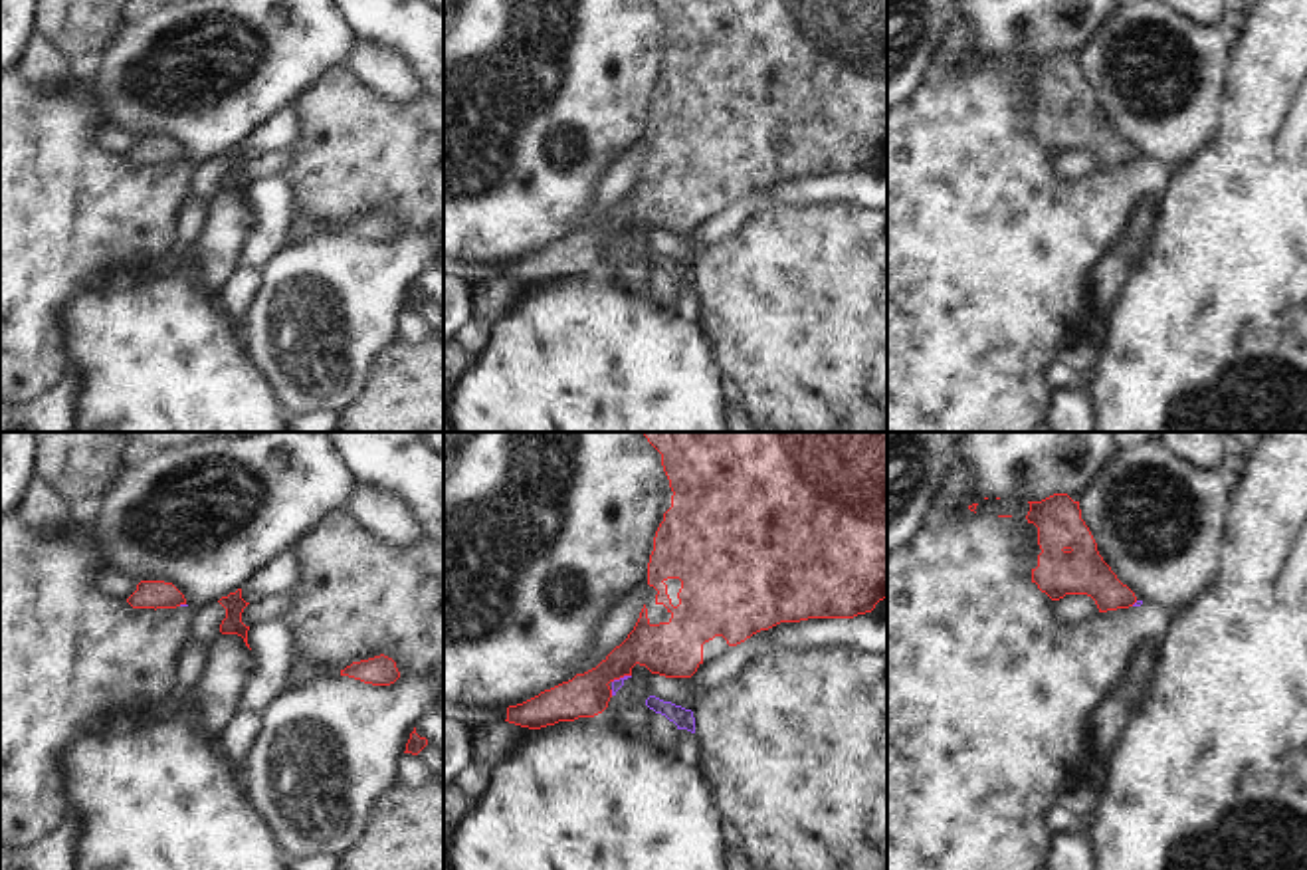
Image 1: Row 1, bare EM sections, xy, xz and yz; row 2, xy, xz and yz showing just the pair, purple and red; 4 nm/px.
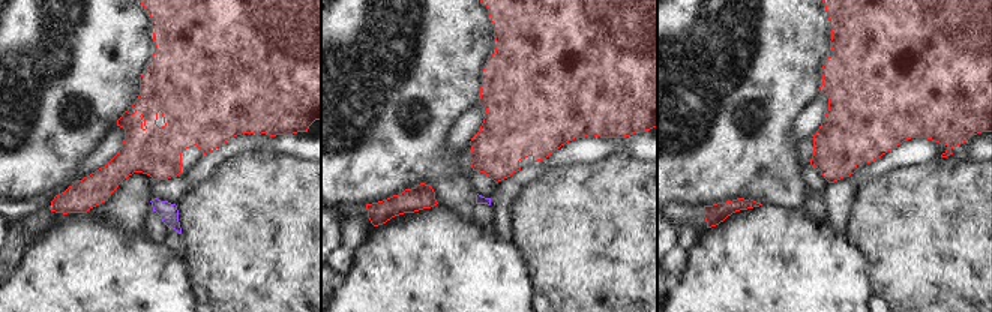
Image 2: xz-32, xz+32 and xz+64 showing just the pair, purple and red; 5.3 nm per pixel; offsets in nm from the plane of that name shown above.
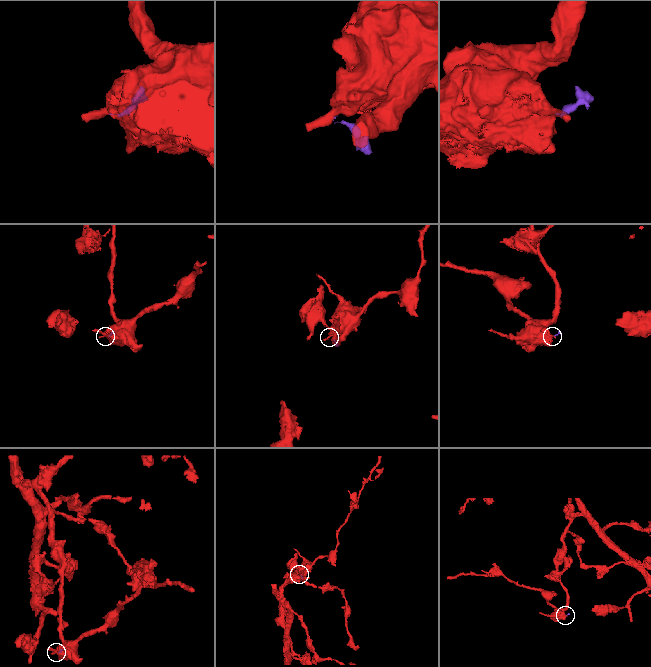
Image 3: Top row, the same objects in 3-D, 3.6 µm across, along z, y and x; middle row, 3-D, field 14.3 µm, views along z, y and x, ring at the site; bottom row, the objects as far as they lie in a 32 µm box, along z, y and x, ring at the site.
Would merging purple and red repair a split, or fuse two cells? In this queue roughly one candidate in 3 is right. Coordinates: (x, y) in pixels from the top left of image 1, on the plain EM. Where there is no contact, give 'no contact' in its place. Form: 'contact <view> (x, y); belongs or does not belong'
contact xz (620, 234); does not belong

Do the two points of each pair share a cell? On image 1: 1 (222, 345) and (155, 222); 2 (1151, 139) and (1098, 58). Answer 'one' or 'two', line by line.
1: two
2: one

